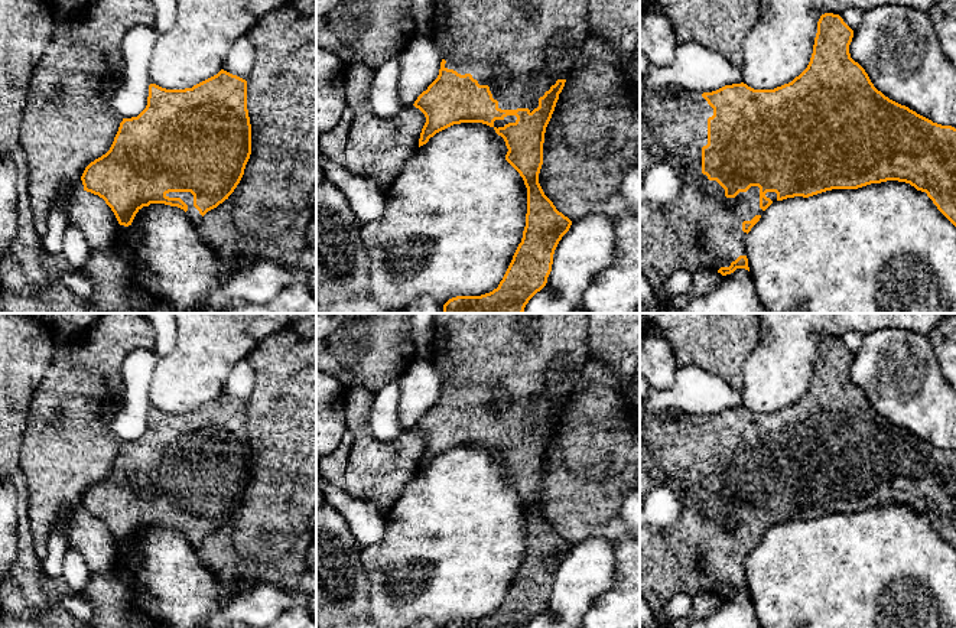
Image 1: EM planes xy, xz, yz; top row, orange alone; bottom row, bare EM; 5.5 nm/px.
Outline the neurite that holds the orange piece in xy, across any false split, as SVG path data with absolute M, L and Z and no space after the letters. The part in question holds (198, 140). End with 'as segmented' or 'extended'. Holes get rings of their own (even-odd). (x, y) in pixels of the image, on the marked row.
M221 69L217 75L194 85L192 88L166 90L156 84L150 84L146 108L137 117L123 118L110 150L85 167L81 180L84 185L84 191L98 195L105 201L105 204L114 212L120 225L124 227L131 225L136 214L143 206L149 206L150 204L165 204L170 206L178 206L188 214L189 219L194 224L198 224L199 219L208 211L217 208L234 192L234 189L237 188L244 175L244 169L250 159L250 154L251 154L251 124L247 110L247 81Z | extended

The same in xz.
M435 0L435 19L429 35L440 48L443 59L438 78L413 104L426 117L419 147L453 124L487 124L504 139L508 149L505 160L520 173L527 188L523 238L498 287L481 296L452 297L443 305L443 313L523 313L529 300L546 286L555 250L572 225L572 221L544 195L539 173L543 165L546 127L566 78L591 35L588 0Z | extended

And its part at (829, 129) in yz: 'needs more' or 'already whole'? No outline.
needs more

